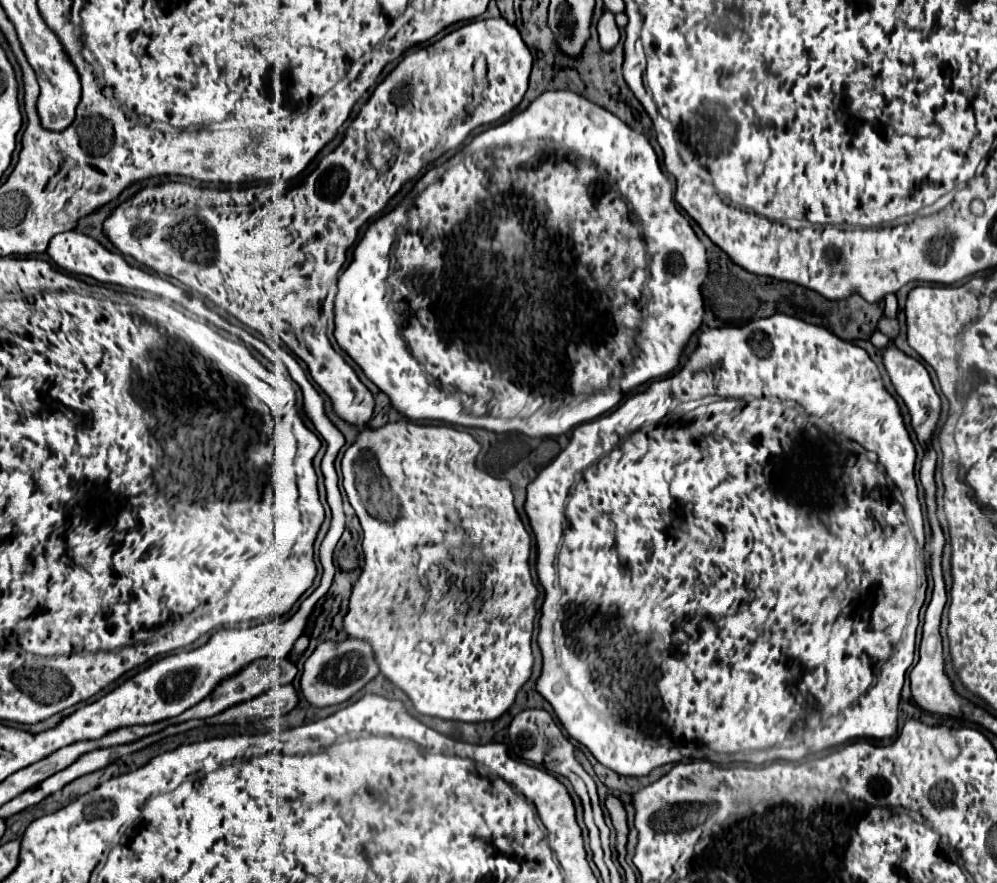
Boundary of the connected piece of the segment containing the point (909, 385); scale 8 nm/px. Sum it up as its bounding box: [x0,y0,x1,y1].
[883,346,941,440]

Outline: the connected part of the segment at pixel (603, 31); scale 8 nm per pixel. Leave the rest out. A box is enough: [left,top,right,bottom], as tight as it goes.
[597,12,621,50]

